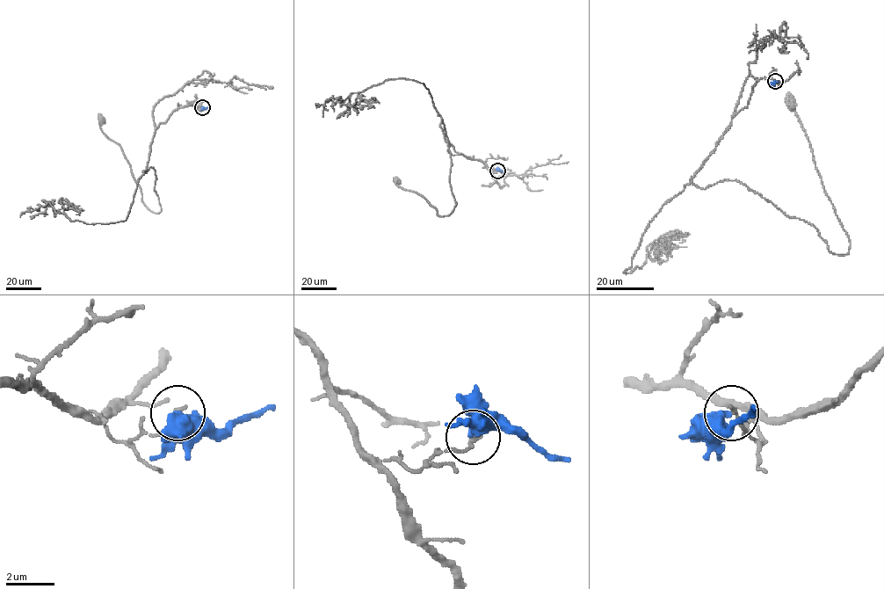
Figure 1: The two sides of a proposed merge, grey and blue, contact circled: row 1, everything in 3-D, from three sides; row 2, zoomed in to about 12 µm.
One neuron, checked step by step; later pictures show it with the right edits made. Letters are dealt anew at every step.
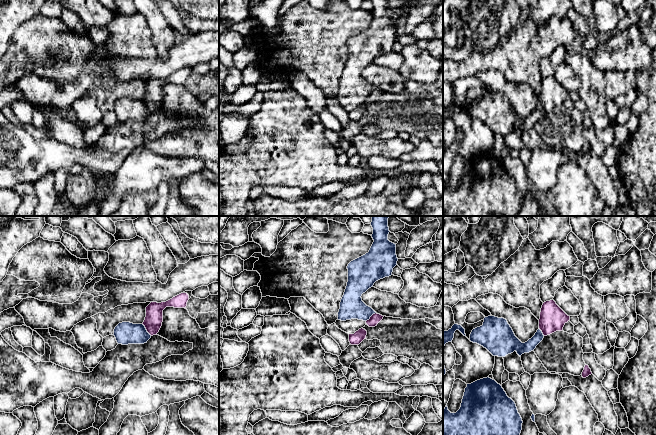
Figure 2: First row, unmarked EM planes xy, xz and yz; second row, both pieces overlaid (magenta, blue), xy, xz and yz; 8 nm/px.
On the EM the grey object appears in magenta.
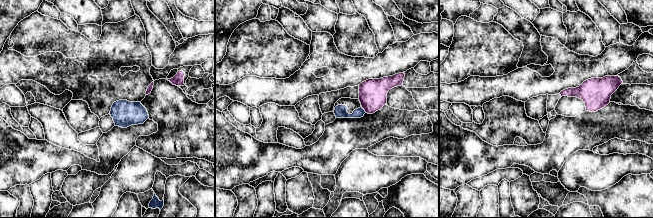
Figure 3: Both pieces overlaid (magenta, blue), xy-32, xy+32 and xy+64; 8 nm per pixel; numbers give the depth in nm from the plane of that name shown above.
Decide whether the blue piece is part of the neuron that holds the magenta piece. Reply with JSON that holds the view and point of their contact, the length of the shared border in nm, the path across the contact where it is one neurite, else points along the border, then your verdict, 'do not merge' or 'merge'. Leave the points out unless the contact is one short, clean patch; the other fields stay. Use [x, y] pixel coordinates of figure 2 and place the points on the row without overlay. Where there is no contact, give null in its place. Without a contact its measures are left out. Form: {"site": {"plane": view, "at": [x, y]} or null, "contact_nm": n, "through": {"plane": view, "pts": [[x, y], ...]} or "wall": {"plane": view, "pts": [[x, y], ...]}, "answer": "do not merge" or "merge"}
{"site": {"plane": "xy", "at": [146, 105]}, "contact_nm": 130, "wall": {"plane": "xy", "pts": [[142, 99], [151, 111]]}, "answer": "do not merge"}

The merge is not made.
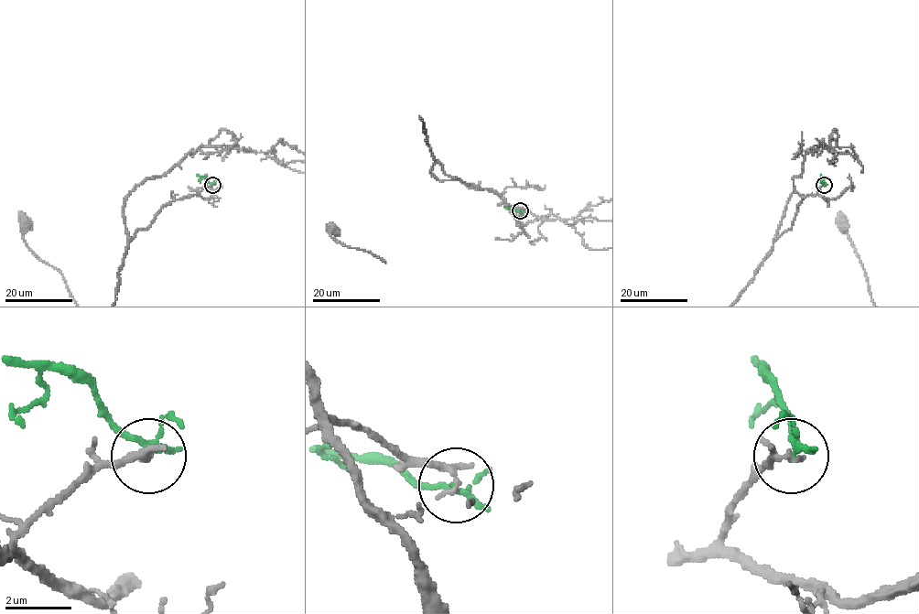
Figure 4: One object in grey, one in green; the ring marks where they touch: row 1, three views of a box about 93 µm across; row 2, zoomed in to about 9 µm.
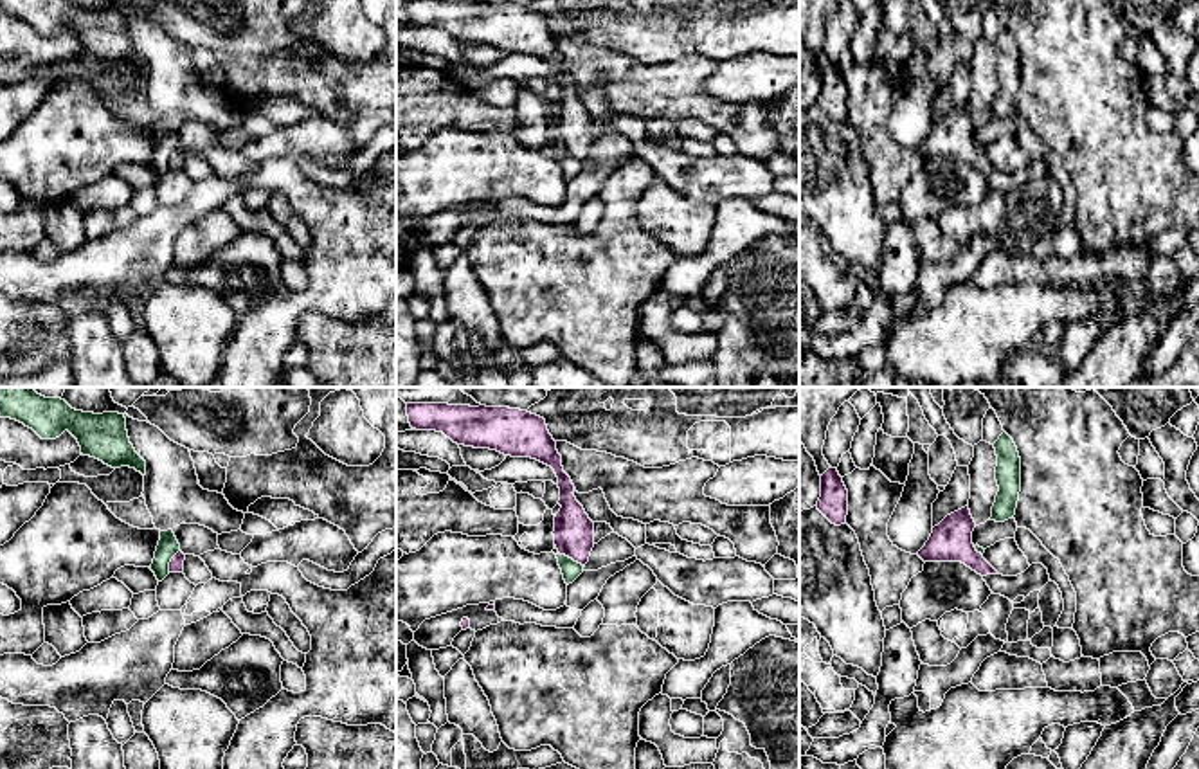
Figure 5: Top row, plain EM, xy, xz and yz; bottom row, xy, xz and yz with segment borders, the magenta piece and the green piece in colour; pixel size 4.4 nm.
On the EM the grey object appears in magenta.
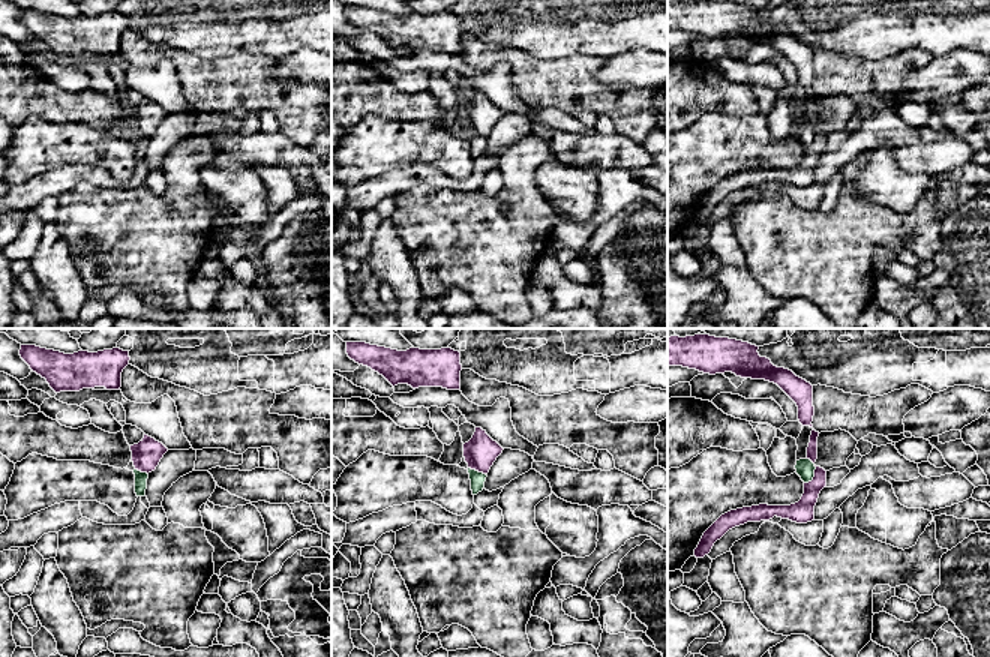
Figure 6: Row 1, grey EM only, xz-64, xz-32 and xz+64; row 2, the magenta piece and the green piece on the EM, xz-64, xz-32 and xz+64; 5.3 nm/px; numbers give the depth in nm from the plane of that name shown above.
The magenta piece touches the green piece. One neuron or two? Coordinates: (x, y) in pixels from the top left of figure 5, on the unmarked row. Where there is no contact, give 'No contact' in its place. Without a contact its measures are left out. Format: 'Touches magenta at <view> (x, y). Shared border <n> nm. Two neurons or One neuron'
Touches magenta at xz (571, 153). Shared border 140 nm. Two neurons

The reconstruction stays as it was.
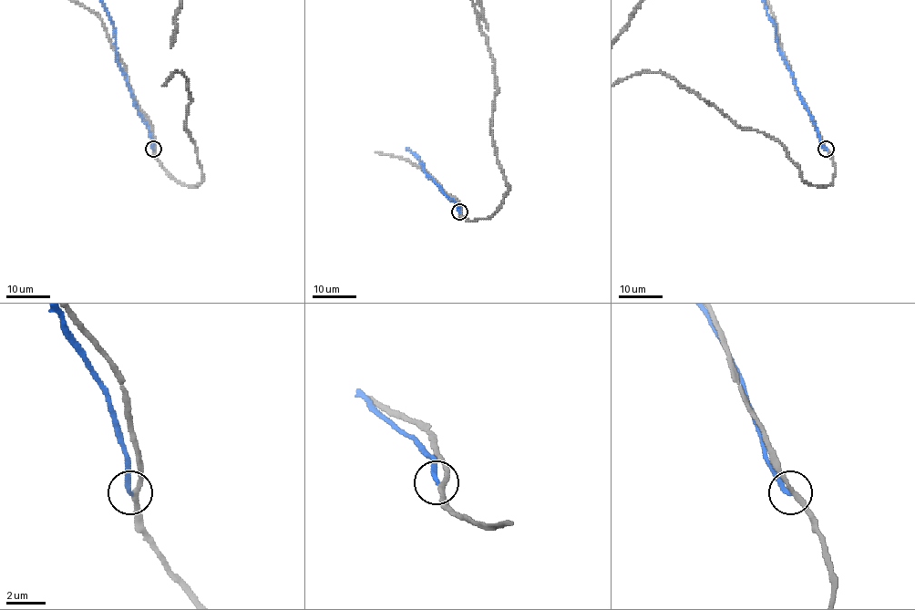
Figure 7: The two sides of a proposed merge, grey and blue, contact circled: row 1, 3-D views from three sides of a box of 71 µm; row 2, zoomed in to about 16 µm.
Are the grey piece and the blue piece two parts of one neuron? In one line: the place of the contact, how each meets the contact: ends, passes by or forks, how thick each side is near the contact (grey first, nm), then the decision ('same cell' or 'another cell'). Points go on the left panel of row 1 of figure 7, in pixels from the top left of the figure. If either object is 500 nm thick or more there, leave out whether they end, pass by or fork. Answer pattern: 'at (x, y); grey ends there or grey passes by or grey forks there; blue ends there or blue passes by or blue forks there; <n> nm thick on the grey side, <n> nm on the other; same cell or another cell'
at (153, 149); grey passes by; blue ends there; 240 nm thick on the grey side, 240 nm on the other; another cell

